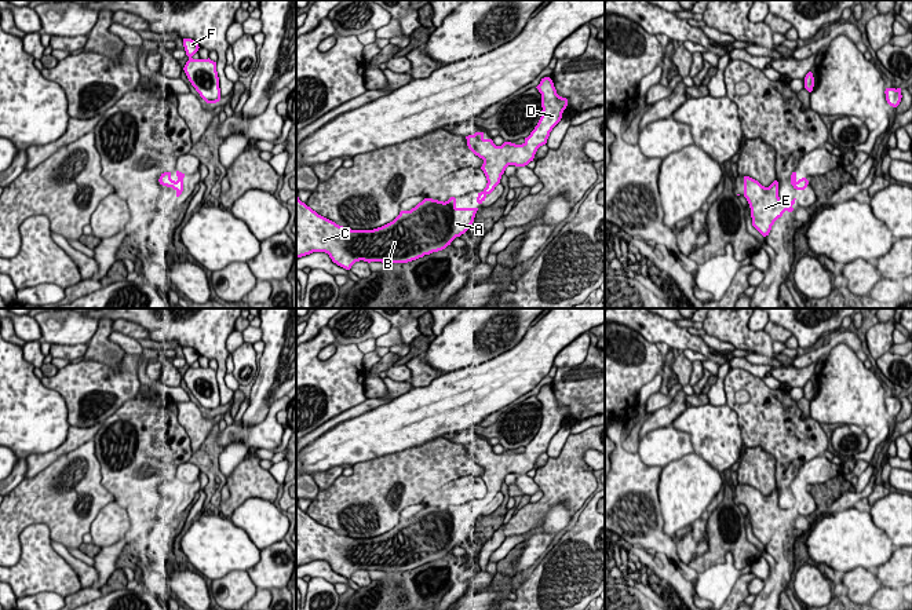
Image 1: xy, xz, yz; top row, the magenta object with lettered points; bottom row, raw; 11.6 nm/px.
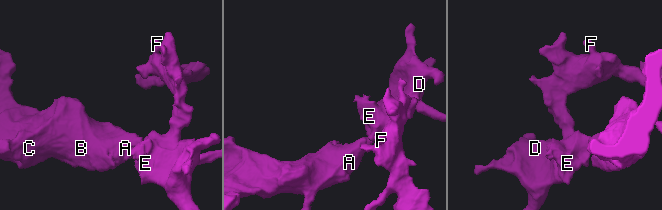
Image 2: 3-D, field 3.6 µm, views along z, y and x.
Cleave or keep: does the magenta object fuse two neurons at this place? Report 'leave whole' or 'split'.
leave whole

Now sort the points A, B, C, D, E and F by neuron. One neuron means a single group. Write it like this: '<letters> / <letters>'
A B C D E F

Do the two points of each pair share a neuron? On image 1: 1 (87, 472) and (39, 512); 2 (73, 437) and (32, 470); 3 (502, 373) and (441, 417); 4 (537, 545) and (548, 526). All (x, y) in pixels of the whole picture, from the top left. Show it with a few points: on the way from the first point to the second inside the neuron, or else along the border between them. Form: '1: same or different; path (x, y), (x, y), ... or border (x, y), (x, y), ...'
1: same; path (75, 482), (59, 497), (51, 500)
2: same; path (64, 448), (43, 460)
3: same; path (486, 387), (456, 402)
4: same; path (537, 541), (547, 530)

